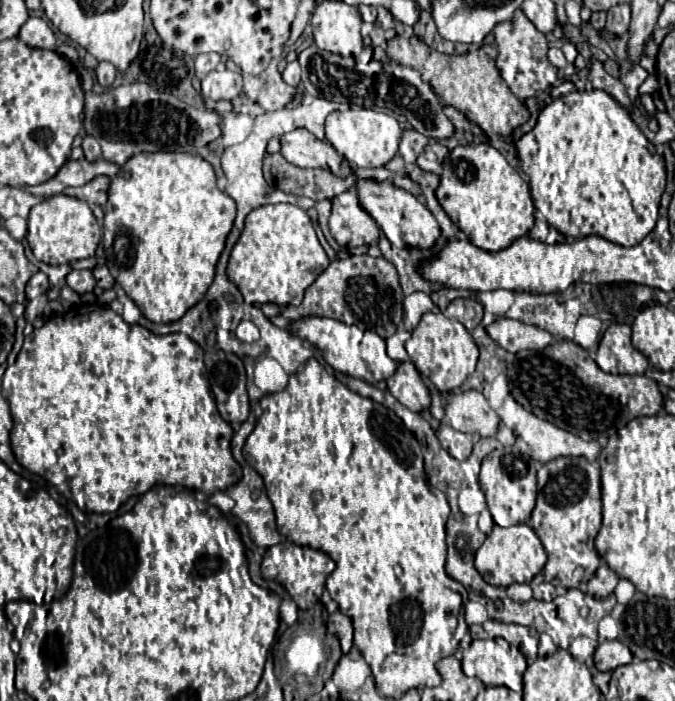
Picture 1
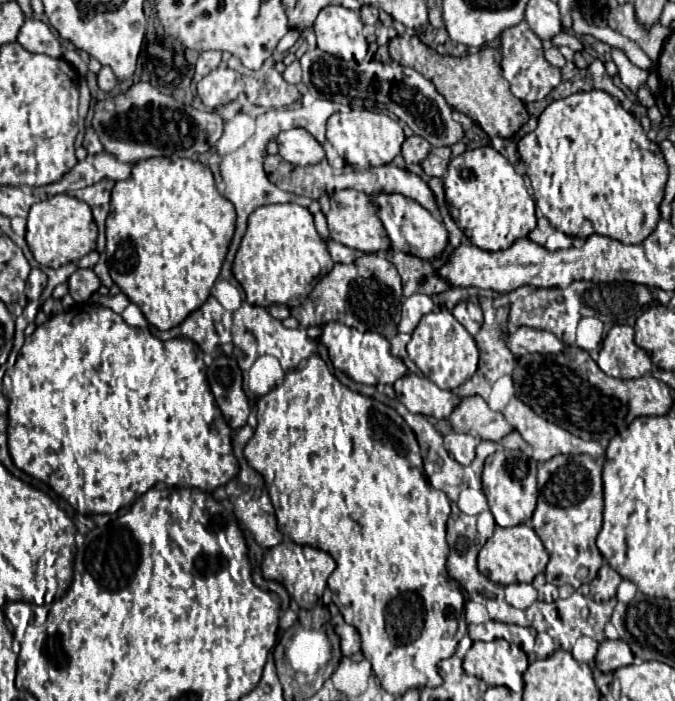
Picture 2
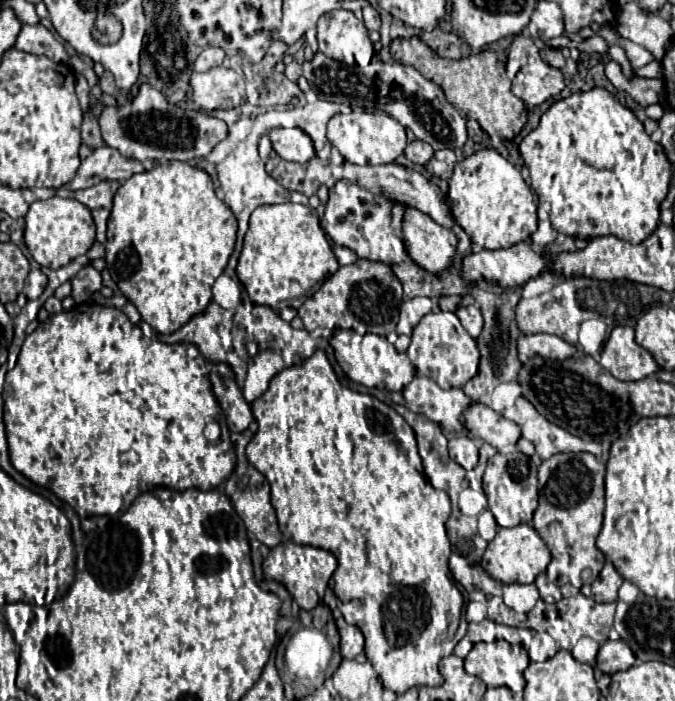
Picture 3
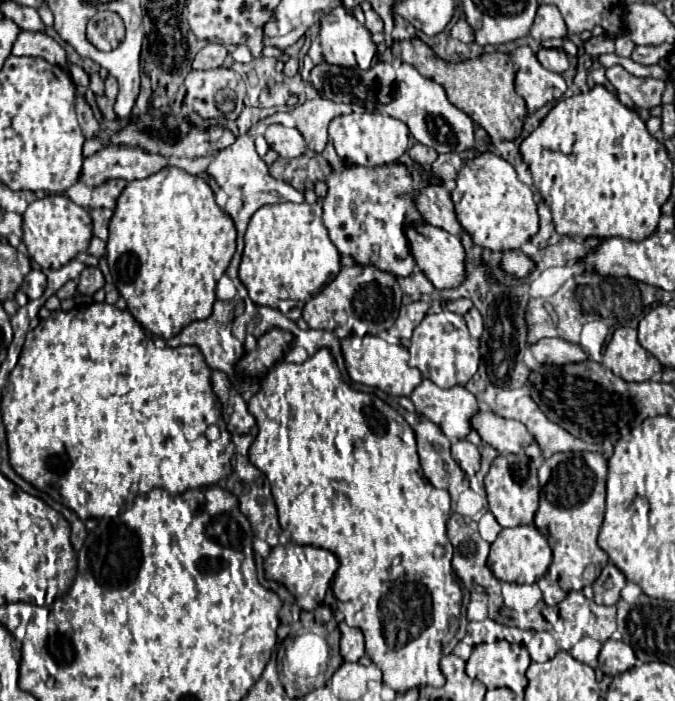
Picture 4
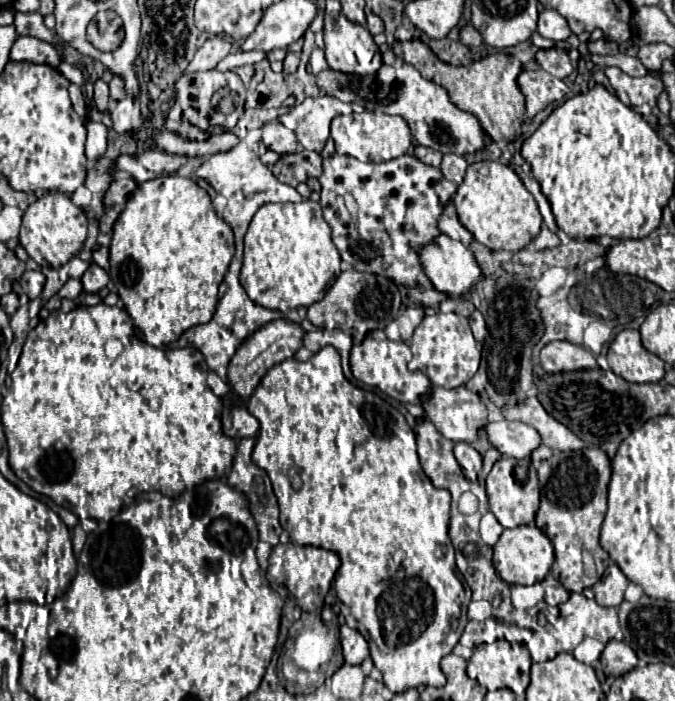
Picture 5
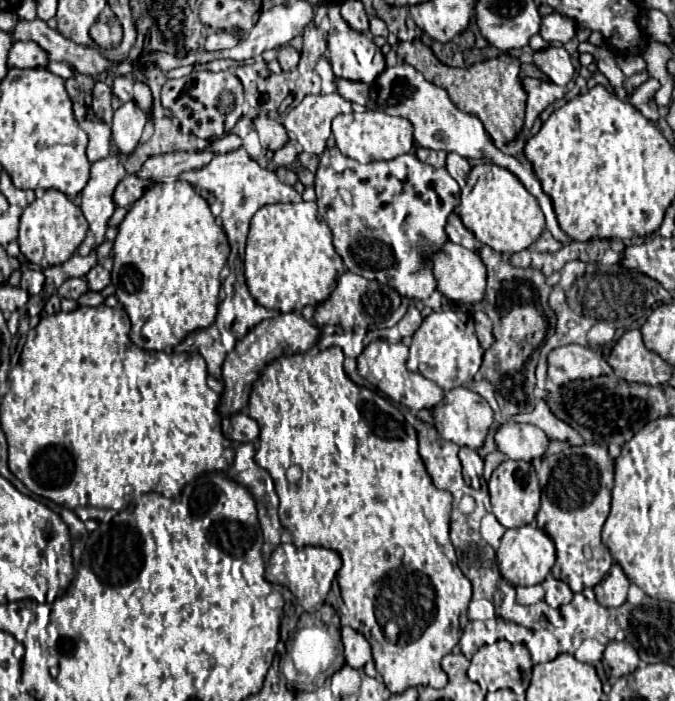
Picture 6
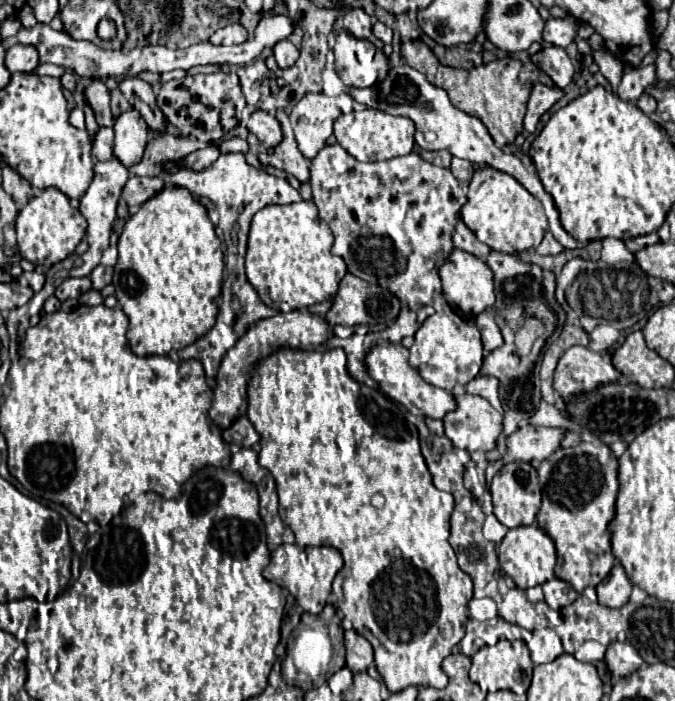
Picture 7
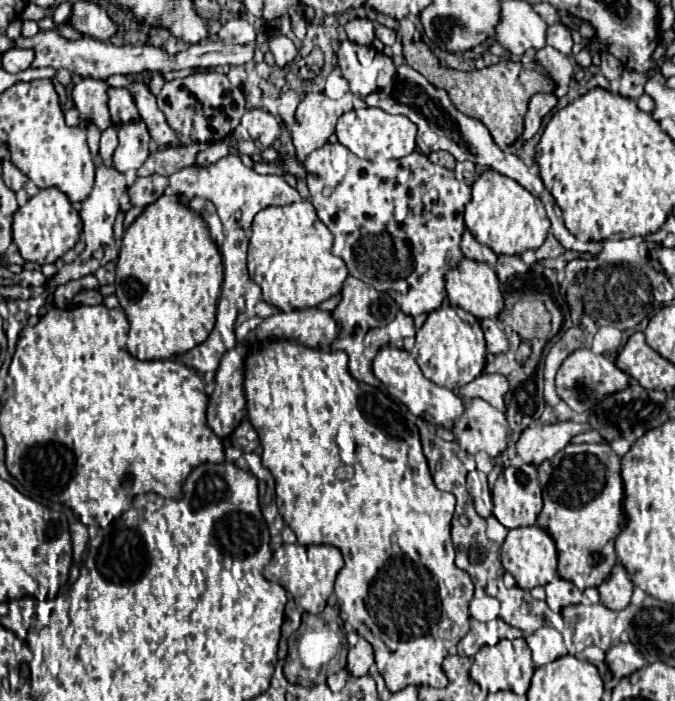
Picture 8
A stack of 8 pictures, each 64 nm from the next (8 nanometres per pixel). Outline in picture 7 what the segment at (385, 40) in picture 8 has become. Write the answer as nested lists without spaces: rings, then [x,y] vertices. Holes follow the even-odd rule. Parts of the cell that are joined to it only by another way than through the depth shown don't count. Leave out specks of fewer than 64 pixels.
[[[374,22],[372,34],[374,34],[376,38],[380,38],[384,44],[390,44],[390,42],[392,42],[392,30],[390,30],[386,24],[382,24],[382,22]]]

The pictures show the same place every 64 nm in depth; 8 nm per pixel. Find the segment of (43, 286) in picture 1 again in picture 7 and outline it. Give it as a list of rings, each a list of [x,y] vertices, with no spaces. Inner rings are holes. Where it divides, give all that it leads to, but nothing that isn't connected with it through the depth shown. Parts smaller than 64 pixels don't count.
[[[31,271],[31,272],[25,272],[24,276],[27,276],[26,284],[29,284],[29,286],[35,292],[39,292],[43,288],[45,284],[44,274],[38,273],[36,271]]]

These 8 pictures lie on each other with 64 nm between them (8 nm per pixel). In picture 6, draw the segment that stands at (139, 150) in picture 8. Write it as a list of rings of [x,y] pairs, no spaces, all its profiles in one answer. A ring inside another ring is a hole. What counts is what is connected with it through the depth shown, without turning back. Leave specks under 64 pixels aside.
[[[124,102],[112,118],[112,136],[122,154],[132,154],[140,142],[148,116],[134,102]]]

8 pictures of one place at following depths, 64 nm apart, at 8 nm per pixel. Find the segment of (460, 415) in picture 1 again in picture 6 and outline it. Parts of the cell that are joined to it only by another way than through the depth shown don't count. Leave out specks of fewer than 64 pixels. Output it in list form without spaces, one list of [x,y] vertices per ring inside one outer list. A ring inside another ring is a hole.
[[[502,424],[494,432],[494,442],[506,458],[512,460],[534,460],[540,458],[548,446],[548,438],[540,428],[534,428],[532,424]]]

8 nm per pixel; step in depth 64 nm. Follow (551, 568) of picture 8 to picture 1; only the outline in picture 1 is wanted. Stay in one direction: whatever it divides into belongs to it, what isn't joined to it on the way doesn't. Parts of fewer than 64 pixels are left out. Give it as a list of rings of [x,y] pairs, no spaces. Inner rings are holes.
[[[516,524],[510,528],[494,526],[486,536],[484,544],[476,550],[474,566],[480,576],[492,586],[510,586],[514,582],[530,582],[546,564],[546,552],[536,536],[536,532],[528,524]]]

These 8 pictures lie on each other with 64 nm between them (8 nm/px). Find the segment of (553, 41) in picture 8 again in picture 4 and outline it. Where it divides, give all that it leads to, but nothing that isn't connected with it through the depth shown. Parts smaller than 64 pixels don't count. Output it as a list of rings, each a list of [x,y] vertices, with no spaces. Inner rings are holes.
[[[540,4],[534,24],[530,28],[530,36],[534,40],[546,40],[546,38],[564,38],[566,36],[566,24],[562,20],[562,14],[552,4]]]

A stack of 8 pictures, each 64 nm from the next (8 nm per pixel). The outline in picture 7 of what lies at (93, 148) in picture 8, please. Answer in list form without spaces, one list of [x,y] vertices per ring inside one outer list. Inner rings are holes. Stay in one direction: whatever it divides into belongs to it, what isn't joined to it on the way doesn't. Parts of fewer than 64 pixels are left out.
[[[84,103],[83,111],[85,113],[86,129],[87,129],[89,138],[92,141],[92,138],[94,137],[94,134],[96,134],[96,132],[98,131],[99,126],[96,123],[95,115],[92,108],[87,103]]]

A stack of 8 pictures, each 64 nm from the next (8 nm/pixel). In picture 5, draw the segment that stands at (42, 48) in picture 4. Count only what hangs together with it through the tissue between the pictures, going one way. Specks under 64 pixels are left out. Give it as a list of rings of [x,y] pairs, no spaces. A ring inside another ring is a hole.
[[[18,36],[18,40],[12,46],[10,58],[34,64],[50,64],[50,66],[58,66],[62,62],[60,52],[52,44],[38,40],[34,36]]]

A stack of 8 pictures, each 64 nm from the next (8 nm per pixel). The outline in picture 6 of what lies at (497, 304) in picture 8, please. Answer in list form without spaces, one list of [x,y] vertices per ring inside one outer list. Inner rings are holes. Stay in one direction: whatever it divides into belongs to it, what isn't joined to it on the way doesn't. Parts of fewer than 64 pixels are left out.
[[[448,240],[442,250],[432,256],[432,268],[438,290],[448,300],[476,304],[484,298],[486,266],[474,250]]]

